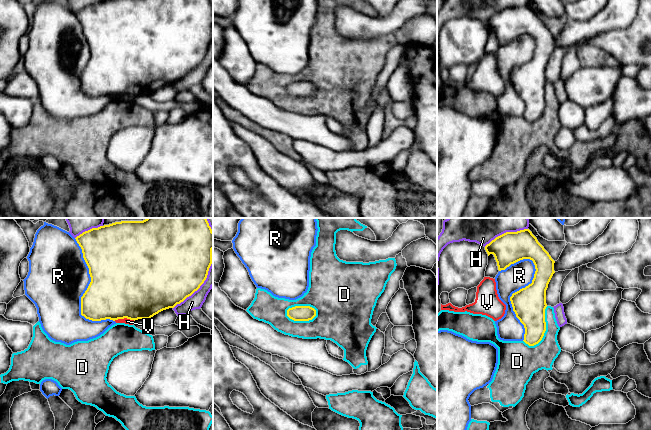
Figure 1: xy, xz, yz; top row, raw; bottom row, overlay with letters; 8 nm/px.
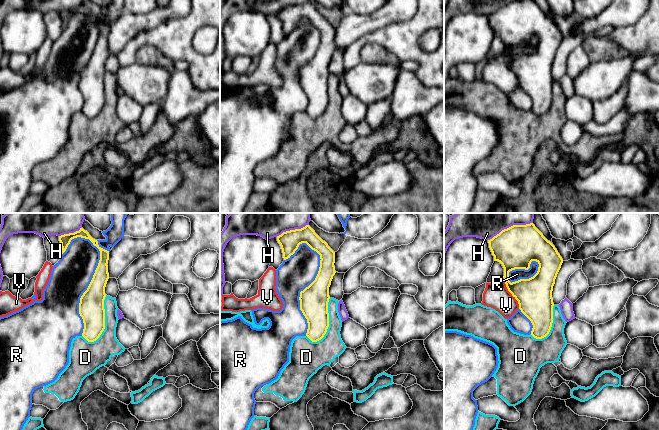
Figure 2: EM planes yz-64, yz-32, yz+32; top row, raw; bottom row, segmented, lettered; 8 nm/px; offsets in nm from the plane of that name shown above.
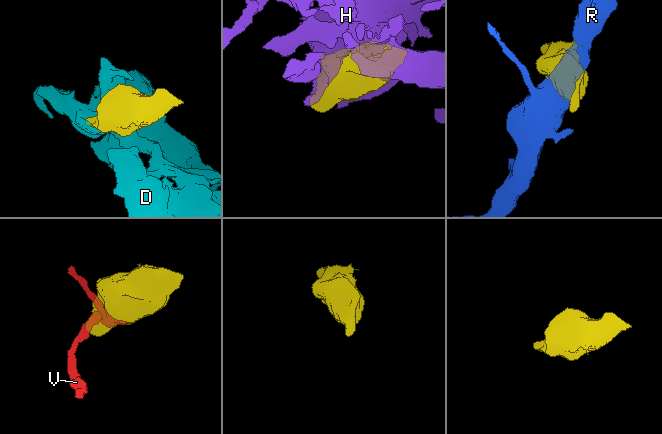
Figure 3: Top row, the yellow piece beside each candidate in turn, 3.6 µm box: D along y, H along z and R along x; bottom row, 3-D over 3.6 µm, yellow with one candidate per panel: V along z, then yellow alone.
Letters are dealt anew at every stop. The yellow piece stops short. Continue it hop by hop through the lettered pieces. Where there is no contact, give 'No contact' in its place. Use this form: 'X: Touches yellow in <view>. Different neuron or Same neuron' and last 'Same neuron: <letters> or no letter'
D: Touches yellow in xz. Different neuron
H: Touches yellow in yz. Different neuron
R: Touches yellow in yz. Different neuron
V: Touches yellow in xy. Different neuron
Same neuron: no letter

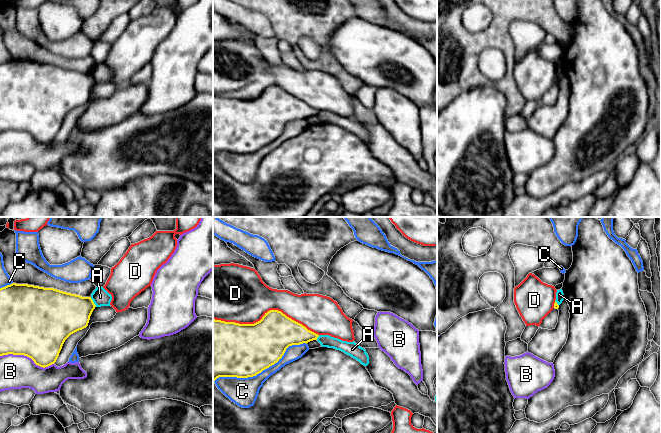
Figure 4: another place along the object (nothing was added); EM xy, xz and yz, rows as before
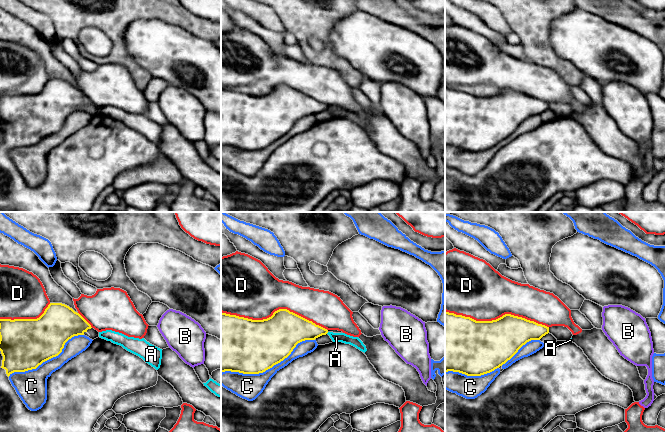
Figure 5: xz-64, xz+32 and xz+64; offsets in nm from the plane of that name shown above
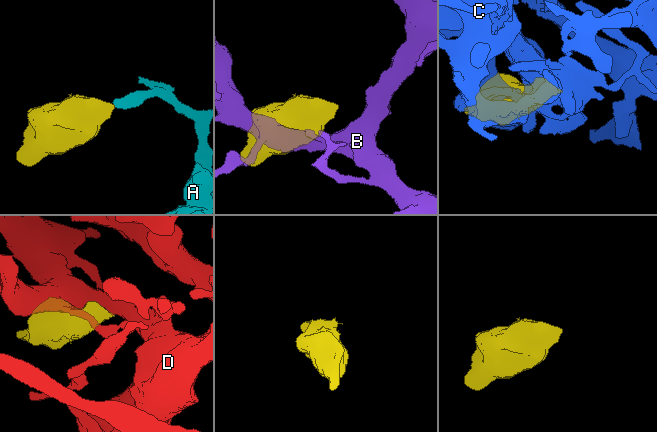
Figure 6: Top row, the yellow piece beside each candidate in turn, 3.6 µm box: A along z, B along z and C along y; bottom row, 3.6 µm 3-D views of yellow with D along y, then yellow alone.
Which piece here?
A: Touches yellow in xy. Different neuron
B: Touches yellow in xy. Different neuron
C: Touches yellow in xz. Different neuron
D: Touches yellow in xz. Different neuron
Same neuron: no letter

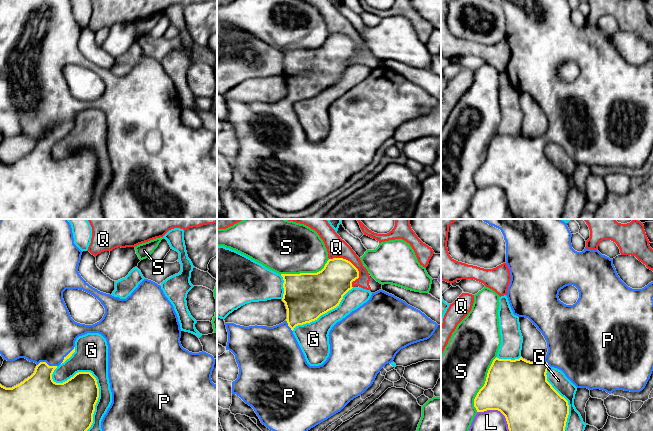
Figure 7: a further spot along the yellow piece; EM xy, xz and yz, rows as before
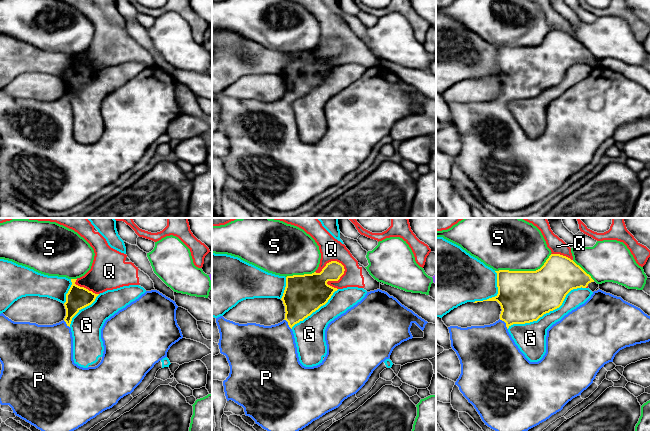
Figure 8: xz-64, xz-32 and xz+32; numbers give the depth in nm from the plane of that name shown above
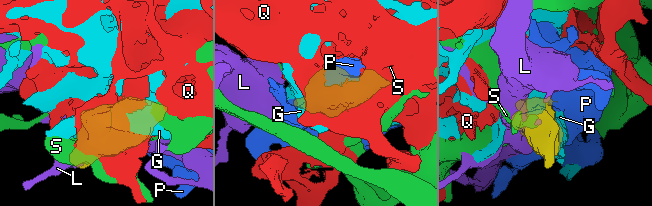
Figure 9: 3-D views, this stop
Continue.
G: Touches yellow in xy. Different neuron
L: Touches yellow in yz. Different neuron
P: Touches yellow in xy. Same neuron
Q: Touches yellow in xz. Different neuron
S: Touches yellow in yz. Different neuron
Same neuron: P

